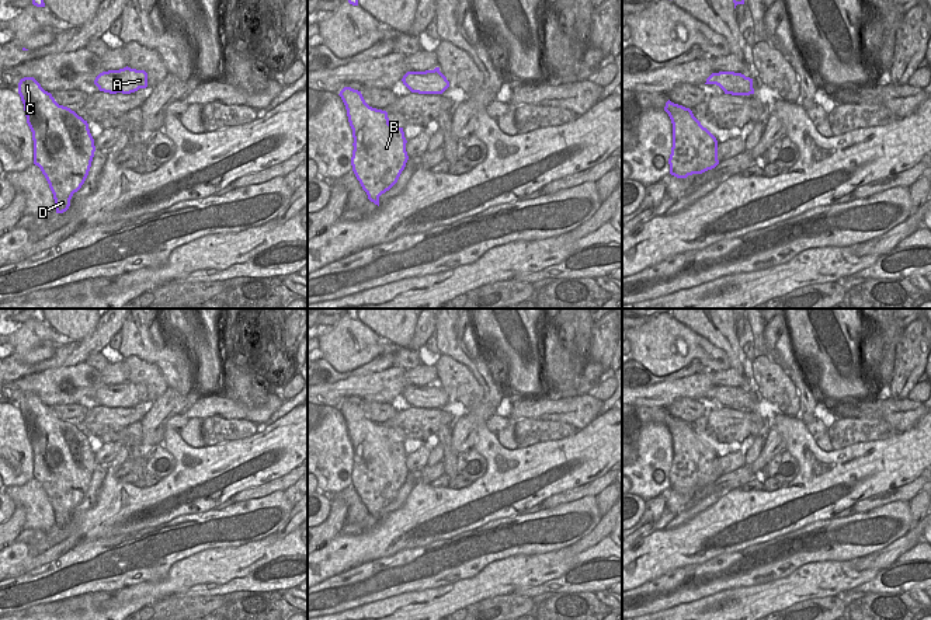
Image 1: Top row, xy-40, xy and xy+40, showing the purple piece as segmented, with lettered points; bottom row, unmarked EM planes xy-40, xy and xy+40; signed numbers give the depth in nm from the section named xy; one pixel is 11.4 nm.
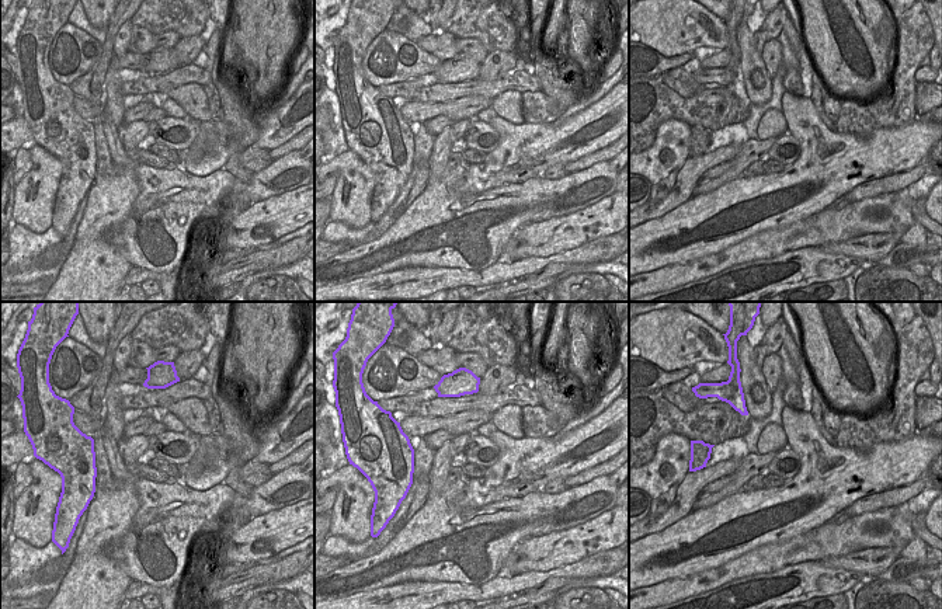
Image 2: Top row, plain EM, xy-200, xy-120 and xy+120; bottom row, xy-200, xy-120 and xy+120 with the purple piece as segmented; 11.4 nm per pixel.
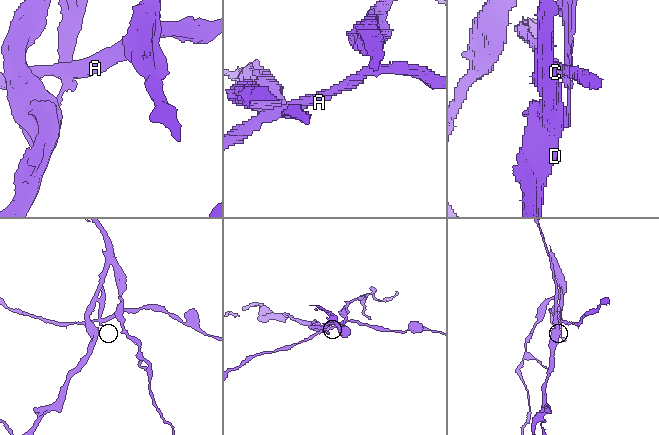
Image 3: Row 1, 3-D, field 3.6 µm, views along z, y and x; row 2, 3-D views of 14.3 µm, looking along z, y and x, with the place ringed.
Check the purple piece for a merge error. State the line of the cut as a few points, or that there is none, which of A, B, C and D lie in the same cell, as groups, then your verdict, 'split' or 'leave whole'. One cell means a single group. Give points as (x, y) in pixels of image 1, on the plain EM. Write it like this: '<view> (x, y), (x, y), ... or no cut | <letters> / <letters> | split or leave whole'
xy+40 (725, 404), (739, 408) | A / B C D | split

